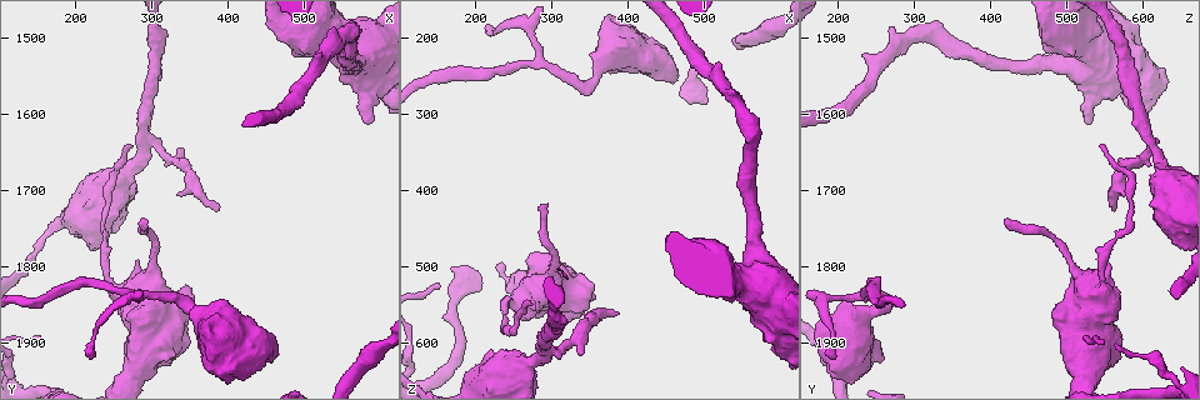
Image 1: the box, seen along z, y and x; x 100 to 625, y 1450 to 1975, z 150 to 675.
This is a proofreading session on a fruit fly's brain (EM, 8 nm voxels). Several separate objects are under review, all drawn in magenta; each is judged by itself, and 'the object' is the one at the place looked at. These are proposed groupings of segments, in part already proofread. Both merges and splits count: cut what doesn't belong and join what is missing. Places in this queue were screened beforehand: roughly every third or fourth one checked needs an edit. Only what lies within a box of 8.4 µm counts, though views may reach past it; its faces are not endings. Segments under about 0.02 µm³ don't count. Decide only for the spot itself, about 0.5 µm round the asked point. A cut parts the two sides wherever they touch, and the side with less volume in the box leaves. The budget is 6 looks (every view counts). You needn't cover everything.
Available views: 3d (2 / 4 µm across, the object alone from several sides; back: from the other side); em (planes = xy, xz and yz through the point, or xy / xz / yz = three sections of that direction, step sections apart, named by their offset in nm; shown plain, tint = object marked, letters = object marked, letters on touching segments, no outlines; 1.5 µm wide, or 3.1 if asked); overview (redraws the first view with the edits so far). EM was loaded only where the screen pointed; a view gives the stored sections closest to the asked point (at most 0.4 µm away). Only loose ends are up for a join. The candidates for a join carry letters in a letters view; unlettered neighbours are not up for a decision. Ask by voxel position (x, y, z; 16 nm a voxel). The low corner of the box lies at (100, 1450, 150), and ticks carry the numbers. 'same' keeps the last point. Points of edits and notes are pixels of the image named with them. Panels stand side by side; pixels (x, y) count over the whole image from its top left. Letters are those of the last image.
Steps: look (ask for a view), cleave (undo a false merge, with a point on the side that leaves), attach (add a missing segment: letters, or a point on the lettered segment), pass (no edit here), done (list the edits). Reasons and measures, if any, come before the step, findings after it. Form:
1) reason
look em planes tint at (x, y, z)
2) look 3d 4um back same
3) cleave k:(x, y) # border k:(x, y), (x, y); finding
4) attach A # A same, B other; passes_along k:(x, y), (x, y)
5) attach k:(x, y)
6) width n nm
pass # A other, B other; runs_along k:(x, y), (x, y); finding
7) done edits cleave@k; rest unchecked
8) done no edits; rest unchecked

an open end
look 3d 2um back at (575, 1610, 530)

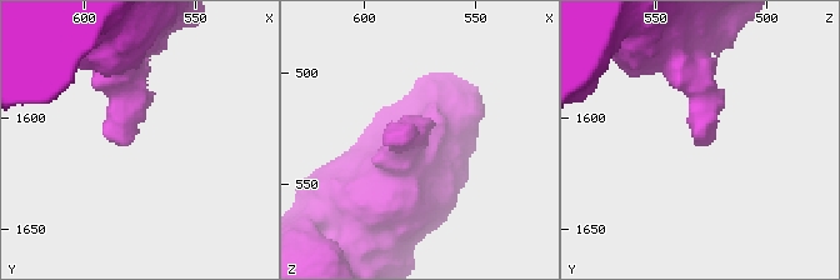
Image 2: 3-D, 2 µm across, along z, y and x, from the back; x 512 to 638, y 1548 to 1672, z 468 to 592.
look em xy step 8 tint at (579, 1609, 528)

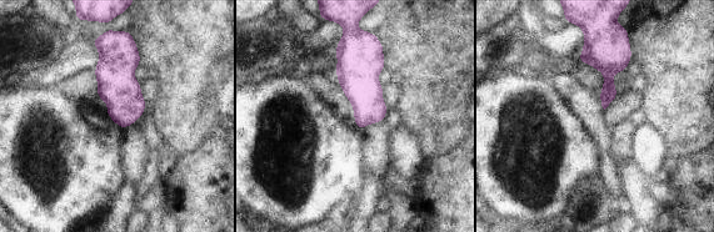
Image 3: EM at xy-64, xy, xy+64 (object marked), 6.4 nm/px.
look em planes letters same

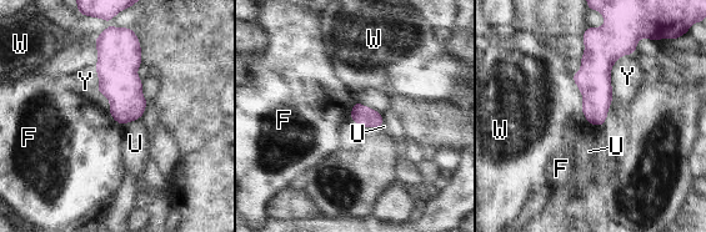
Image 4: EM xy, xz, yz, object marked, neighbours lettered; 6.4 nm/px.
longest_contact Y 340 nm
pass # F other, U other, W other, Y other; border 4:(355, 101), (349, 117); none of them fits

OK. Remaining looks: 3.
stops while still wide
look 3d 4um at (280, 1790, 550)

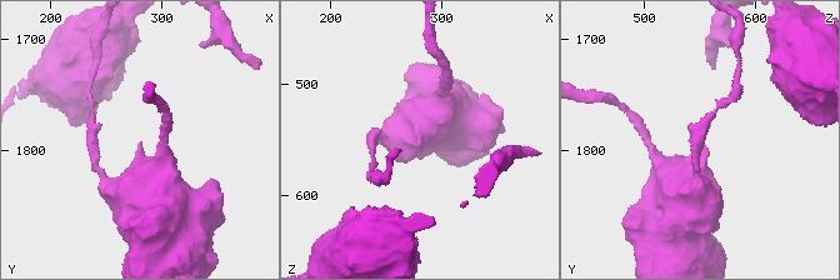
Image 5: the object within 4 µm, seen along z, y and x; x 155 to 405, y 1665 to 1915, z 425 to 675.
need the tissue
look em planes letters at (280, 1792, 554)

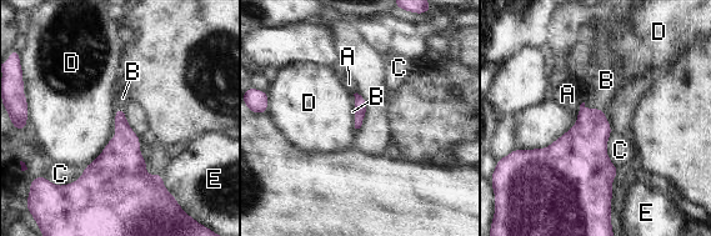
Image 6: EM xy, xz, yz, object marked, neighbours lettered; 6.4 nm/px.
attach B # A other, B same, C other, D other, E other; passes_along 6:(121, 159), (115, 121), (123, 98); the neuron continues

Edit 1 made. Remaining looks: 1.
done edits attach@6; rest unchecked

